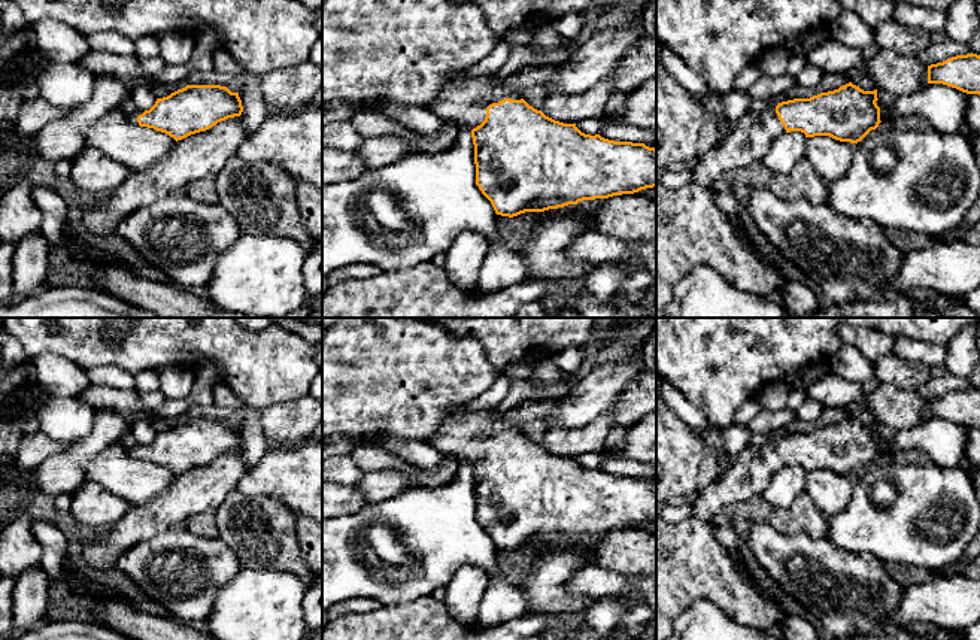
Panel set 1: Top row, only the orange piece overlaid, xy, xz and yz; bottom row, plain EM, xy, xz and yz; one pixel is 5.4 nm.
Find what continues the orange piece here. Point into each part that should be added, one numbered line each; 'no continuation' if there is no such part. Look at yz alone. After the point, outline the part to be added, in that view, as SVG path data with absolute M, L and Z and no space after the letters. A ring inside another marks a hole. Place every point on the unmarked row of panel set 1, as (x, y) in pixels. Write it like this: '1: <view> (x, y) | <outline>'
1: yz (749, 473) | M776 442L747 446L732 458L728 470L700 492L694 518L712 521L716 513L728 512L735 504L762 495L770 479L786 467Z

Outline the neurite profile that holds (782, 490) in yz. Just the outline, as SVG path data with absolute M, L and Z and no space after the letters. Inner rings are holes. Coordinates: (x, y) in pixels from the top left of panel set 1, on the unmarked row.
M801 465L783 467L774 473L761 497L774 509L789 507L804 491L805 474Z

